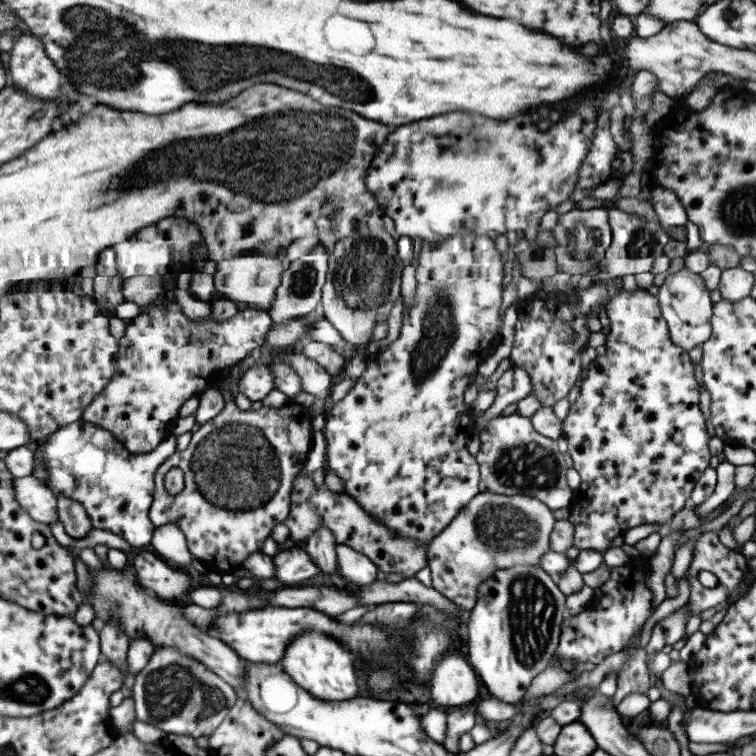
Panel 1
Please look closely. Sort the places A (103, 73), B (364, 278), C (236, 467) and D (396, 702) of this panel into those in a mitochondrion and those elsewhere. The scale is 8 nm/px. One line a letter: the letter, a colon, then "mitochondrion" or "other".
A: mitochondrion
B: mitochondrion
C: mitochondrion
D: other

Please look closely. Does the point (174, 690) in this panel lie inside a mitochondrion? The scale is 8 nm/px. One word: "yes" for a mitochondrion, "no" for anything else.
yes

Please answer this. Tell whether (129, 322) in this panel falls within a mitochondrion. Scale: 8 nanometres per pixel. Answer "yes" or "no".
no

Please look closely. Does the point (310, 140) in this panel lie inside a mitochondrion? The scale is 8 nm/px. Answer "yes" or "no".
yes

